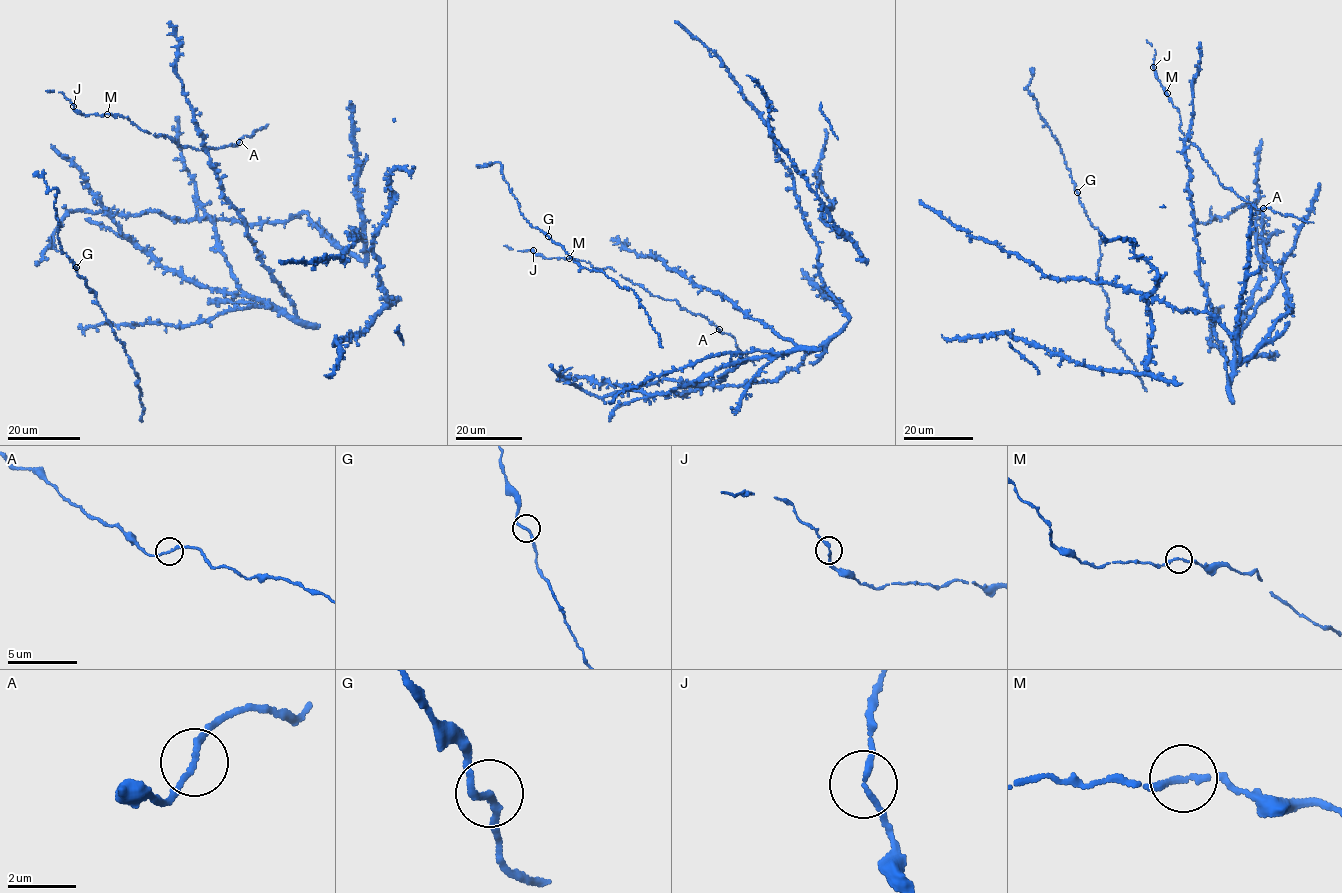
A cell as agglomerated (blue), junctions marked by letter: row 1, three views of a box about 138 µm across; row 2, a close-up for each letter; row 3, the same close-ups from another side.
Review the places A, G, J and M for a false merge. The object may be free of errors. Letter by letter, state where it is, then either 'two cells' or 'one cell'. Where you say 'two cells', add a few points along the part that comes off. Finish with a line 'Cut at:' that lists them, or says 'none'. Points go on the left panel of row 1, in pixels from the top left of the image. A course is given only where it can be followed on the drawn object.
A: (239, 142) | one cell
G: (76, 267) | one cell
J: (73, 106) | one cell
M: (107, 114) | one cell
Cut at: none

